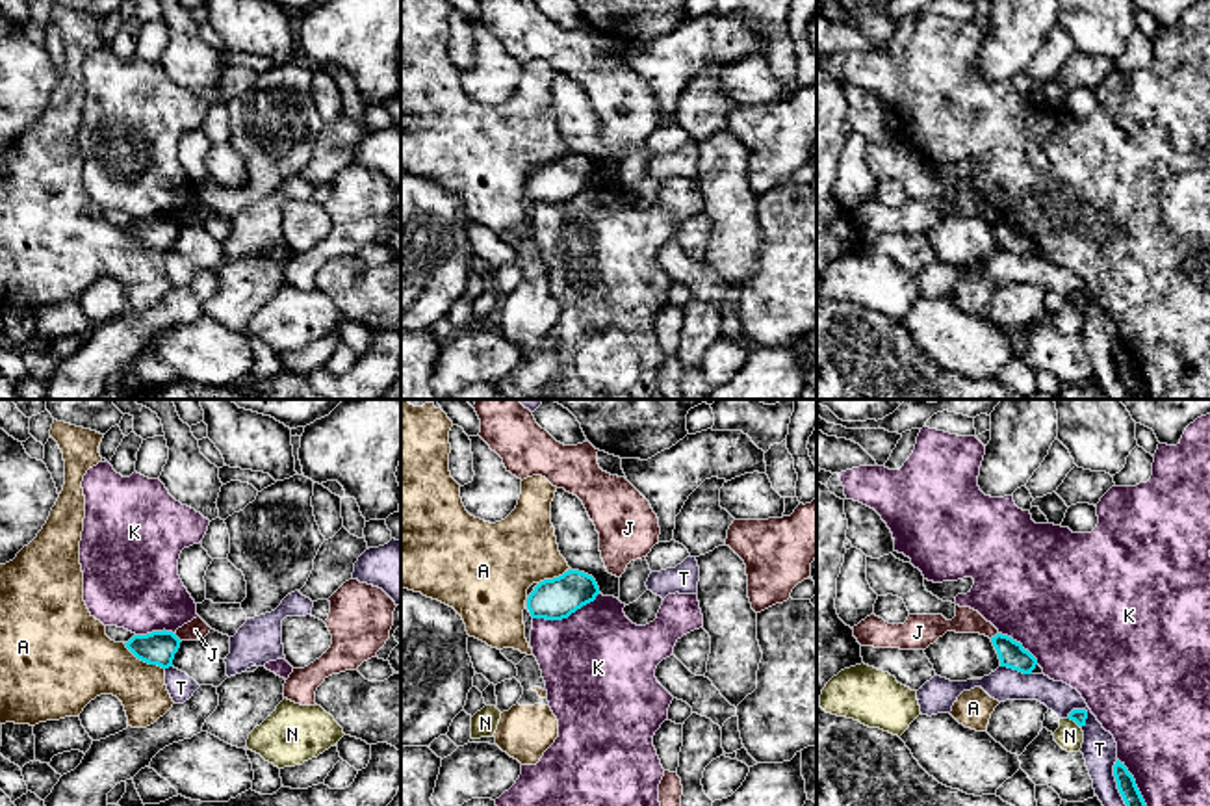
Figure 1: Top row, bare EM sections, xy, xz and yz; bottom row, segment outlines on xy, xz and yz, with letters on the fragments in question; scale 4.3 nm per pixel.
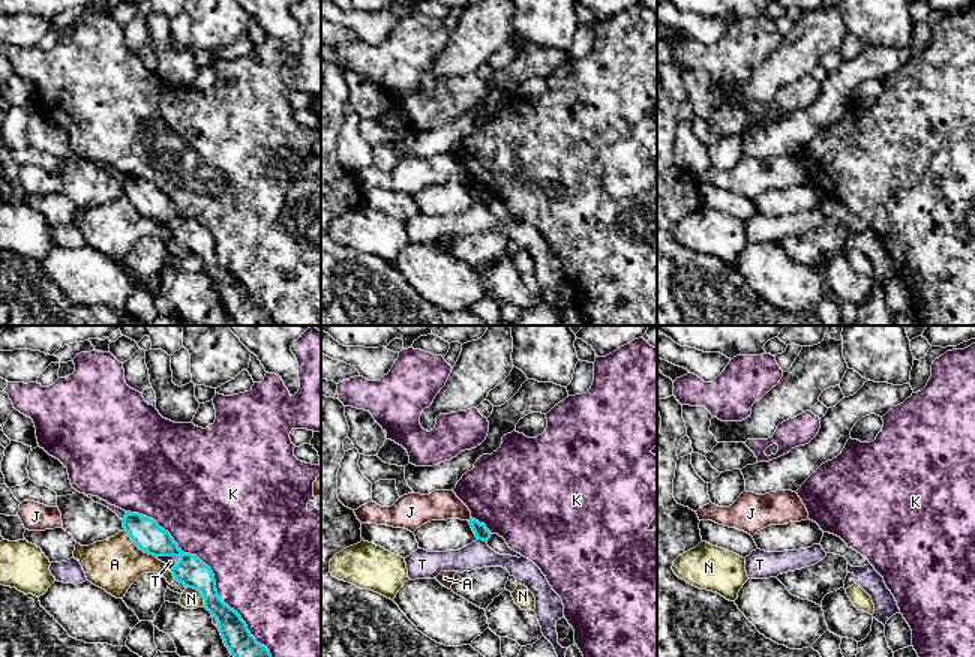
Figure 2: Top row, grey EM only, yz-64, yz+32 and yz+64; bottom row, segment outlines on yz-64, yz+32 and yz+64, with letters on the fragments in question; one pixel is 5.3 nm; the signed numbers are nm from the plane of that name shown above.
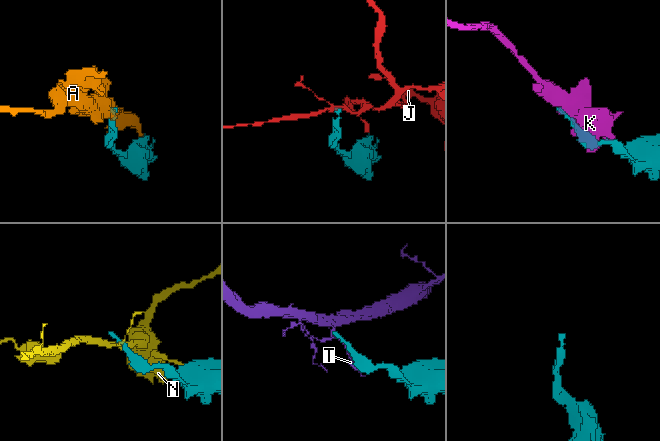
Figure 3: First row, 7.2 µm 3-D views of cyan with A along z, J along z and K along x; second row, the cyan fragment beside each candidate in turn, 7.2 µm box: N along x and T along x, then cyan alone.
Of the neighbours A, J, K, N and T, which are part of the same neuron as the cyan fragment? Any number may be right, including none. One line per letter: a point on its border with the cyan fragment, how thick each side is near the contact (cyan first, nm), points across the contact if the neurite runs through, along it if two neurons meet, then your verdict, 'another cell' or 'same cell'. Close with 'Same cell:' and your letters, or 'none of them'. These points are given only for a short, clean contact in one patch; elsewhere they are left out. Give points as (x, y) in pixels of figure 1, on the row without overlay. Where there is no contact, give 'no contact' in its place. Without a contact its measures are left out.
A: meets cyan in xy at (143, 244); 140 nm thick on the cyan side, 300 nm on the other; another cell
J: meets cyan in xy at (177, 221); 140 nm thick on the cyan side, 90 nm on the other; border along xy (175, 216), (180, 225); another cell
K: meets cyan in xz at (566, 201); 180 nm thick on the cyan side, 480 nm on the other; another cell
N: meets cyan in yz at (1073, 303); 60 nm thick on the cyan side, 120 nm on the other; border along yz (1068, 301), (1079, 311); another cell
T: meets cyan in yz at (1118, 370); 80 nm thick on the cyan side, 150 nm on the other; another cell
Same cell: none of them

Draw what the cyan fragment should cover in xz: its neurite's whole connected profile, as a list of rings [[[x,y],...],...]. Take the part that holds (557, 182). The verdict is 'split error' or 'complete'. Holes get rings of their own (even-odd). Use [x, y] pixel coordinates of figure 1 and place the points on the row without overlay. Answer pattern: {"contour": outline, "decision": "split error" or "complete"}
{"contour": [[[568,154],[559,162],[540,165],[527,182],[533,202],[562,204],[596,184],[596,163],[579,154]]], "decision": "complete"}

